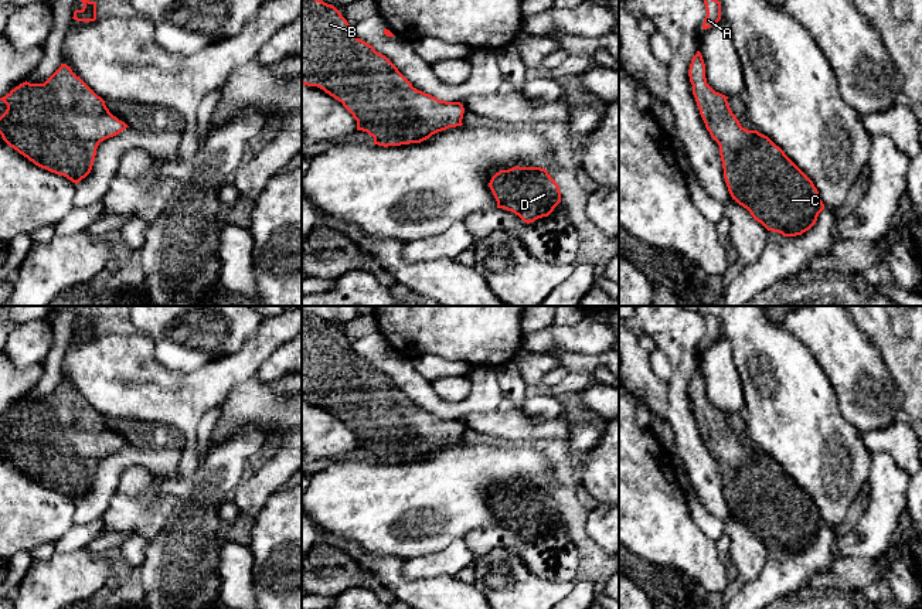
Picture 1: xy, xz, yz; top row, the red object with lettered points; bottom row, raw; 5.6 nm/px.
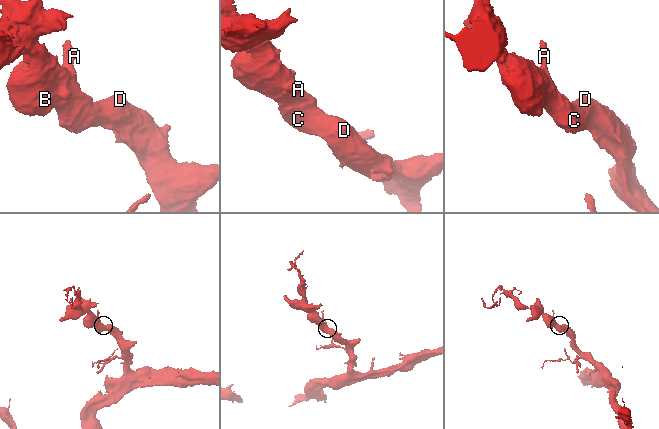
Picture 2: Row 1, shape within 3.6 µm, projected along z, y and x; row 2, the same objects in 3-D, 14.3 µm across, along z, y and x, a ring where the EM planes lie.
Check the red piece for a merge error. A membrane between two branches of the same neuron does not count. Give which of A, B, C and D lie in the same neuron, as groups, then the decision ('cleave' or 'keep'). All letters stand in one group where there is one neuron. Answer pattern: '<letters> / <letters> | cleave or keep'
A B C D | keep

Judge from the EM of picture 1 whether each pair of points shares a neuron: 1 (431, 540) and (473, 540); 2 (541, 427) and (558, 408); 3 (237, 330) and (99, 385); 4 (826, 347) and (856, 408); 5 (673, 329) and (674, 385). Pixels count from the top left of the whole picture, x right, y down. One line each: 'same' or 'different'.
1: different
2: different
3: different
4: same
5: same

